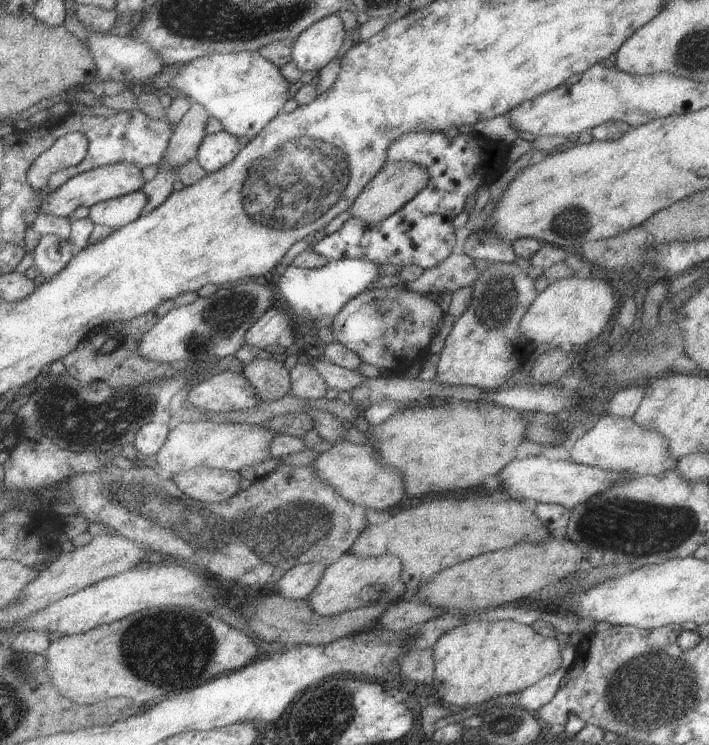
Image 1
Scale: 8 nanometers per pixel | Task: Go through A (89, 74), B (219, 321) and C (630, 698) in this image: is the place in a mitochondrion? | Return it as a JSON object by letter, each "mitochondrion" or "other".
{"A":"other","B":"mitochondrion","C":"mitochondrion"}

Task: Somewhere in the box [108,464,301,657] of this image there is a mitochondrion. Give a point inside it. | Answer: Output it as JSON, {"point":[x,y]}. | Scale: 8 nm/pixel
{"point":[135,500]}

